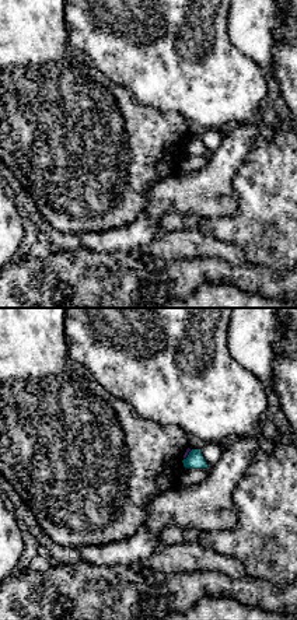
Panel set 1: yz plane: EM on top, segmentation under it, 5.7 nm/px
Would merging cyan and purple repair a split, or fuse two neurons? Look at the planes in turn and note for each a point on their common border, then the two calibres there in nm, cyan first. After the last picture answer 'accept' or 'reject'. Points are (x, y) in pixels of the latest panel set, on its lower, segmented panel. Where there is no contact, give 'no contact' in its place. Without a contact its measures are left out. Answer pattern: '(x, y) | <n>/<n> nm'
(188, 455) | 100/20 nm

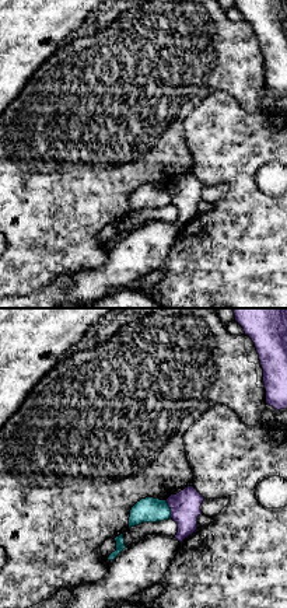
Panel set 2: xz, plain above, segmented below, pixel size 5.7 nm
(170, 509) | 140/180 nm

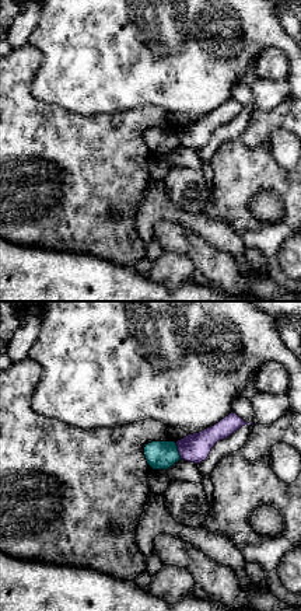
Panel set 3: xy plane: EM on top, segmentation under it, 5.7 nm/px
(178, 451) | 160/160 nm

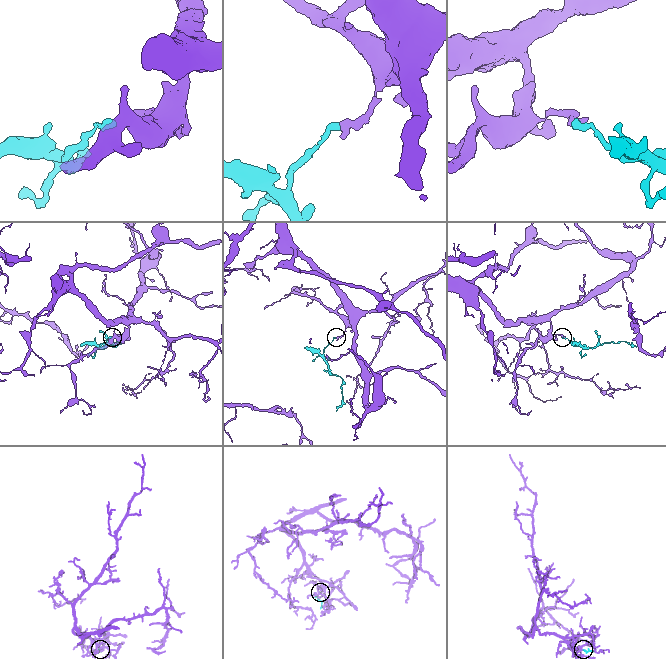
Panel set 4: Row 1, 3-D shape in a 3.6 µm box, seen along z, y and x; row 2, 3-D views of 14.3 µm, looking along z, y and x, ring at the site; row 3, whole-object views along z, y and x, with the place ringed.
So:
reject

